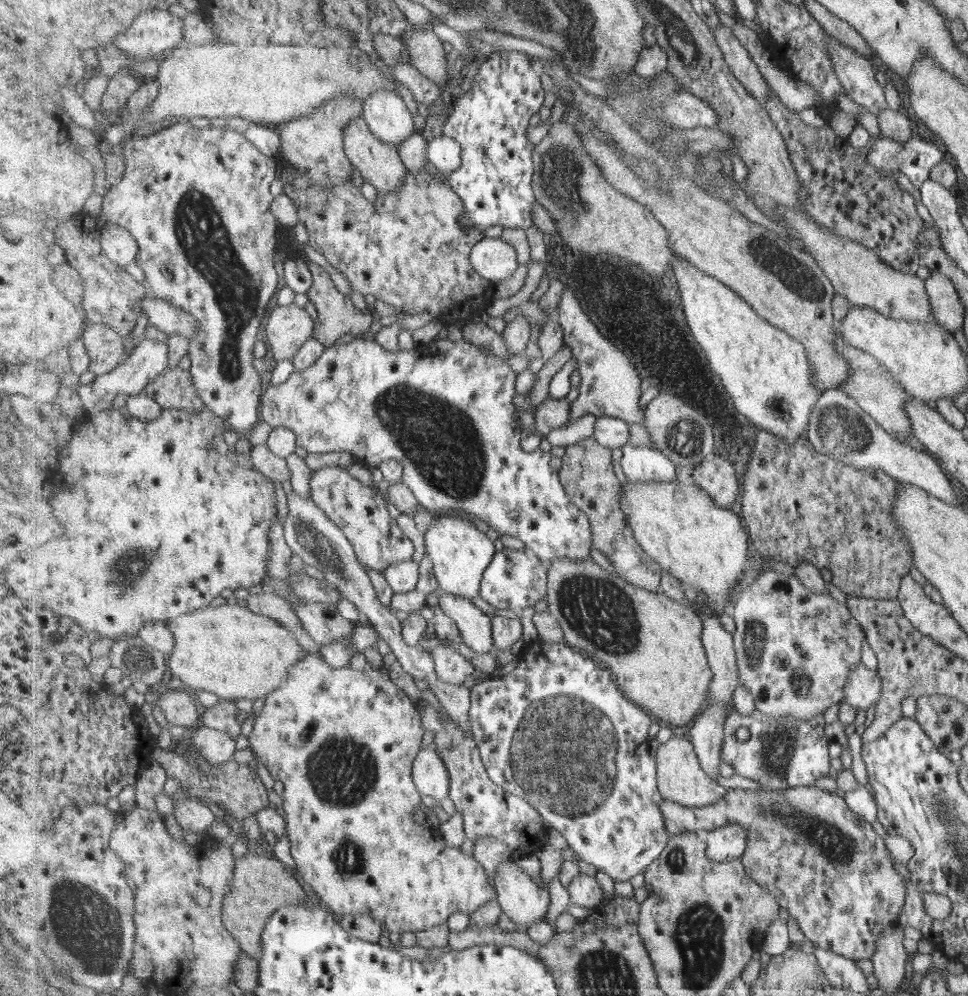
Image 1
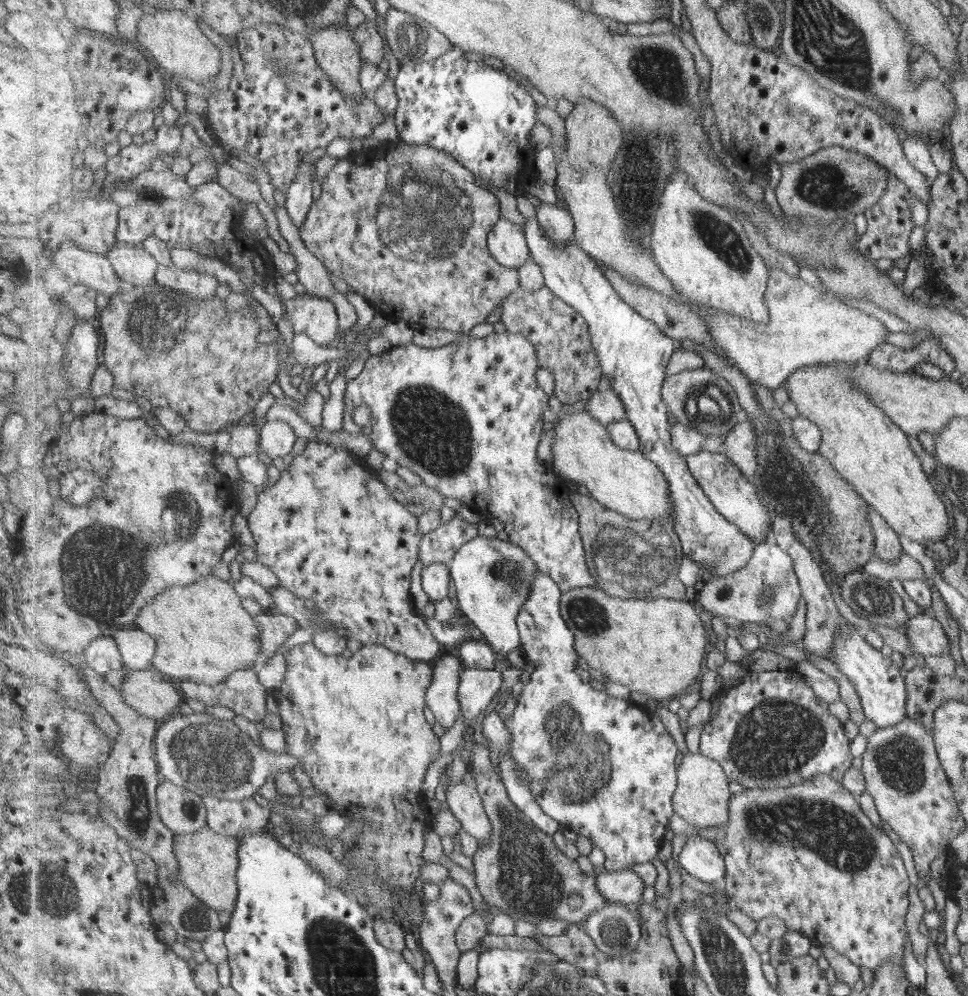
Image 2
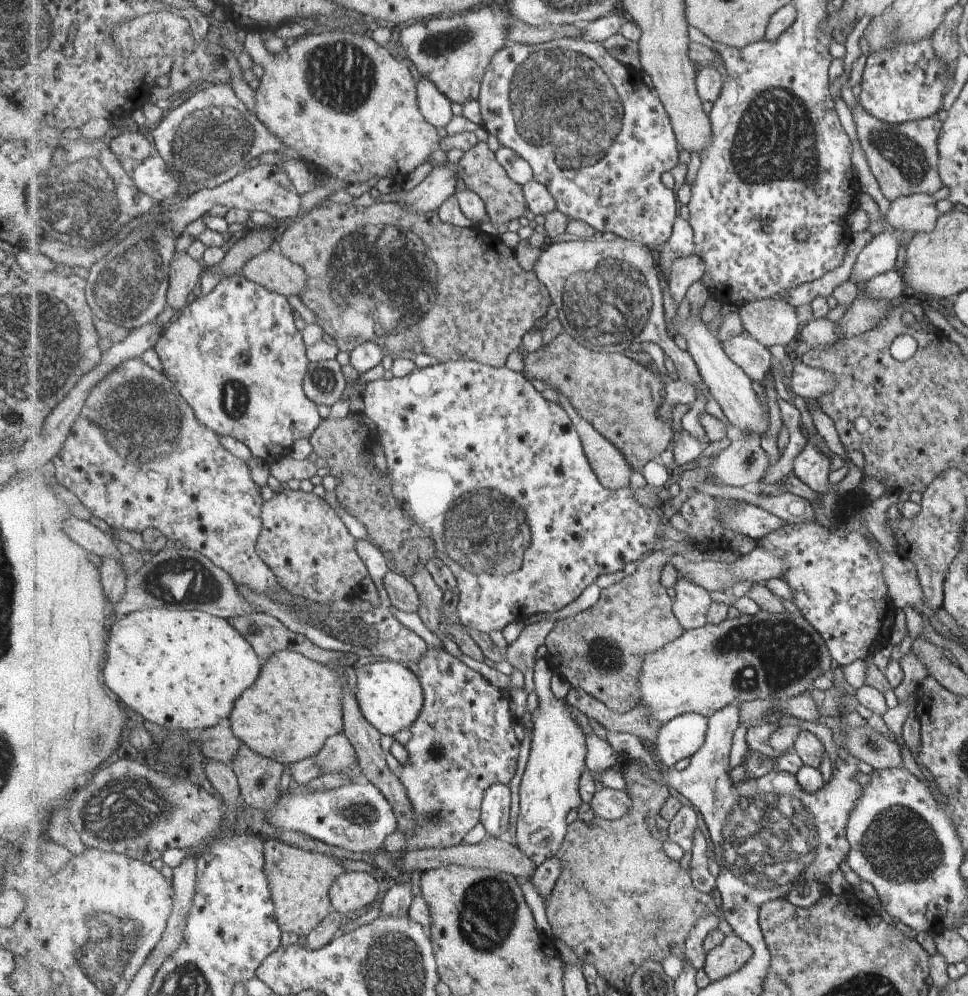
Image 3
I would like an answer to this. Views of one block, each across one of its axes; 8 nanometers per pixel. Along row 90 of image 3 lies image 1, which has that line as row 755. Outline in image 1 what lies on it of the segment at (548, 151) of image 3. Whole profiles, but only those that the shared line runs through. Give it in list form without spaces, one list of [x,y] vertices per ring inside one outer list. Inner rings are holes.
[[[540,638],[525,645],[519,655],[519,664],[504,677],[489,677],[472,687],[472,707],[470,710],[472,735],[480,747],[482,761],[493,782],[509,792],[528,799],[568,842],[570,848],[587,863],[604,872],[614,881],[628,882],[637,874],[645,875],[652,862],[659,858],[668,845],[671,834],[661,810],[664,797],[658,787],[658,760],[649,750],[649,728],[654,718],[648,711],[629,699],[609,669],[599,668],[584,652],[569,647],[565,642],[545,642]],[[561,680],[579,680],[579,684],[559,684]]]

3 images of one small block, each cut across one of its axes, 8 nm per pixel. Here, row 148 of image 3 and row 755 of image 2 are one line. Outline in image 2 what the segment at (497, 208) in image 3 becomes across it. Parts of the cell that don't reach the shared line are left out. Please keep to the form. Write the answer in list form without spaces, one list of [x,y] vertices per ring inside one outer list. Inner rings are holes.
[[[479,723],[475,724],[475,728],[471,727],[468,730],[468,738],[475,737],[475,741],[472,742],[472,755],[470,756],[470,768],[469,775],[472,782],[475,784],[475,787],[480,792],[481,798],[484,802],[484,807],[486,808],[486,813],[489,815],[491,819],[491,824],[493,827],[492,835],[490,836],[490,841],[486,845],[481,845],[479,850],[473,856],[473,864],[475,869],[475,876],[476,876],[476,886],[480,891],[481,896],[484,898],[484,901],[488,906],[497,907],[498,910],[501,910],[502,913],[511,916],[517,920],[529,921],[535,925],[539,924],[543,921],[549,921],[552,919],[561,919],[569,922],[573,922],[573,924],[578,924],[582,921],[587,921],[589,919],[589,915],[593,915],[595,911],[599,911],[601,909],[605,909],[607,904],[611,904],[608,902],[607,898],[599,892],[597,889],[597,875],[591,876],[586,874],[580,868],[580,864],[577,860],[567,858],[561,850],[557,849],[555,846],[555,840],[553,840],[553,836],[543,832],[541,828],[539,828],[532,820],[529,818],[512,800],[509,796],[507,787],[504,785],[504,781],[499,780],[499,776],[497,776],[497,772],[495,772],[495,766],[493,766],[493,758],[491,758],[491,748],[487,746],[484,741],[482,741],[482,736],[480,734],[480,727]]]

